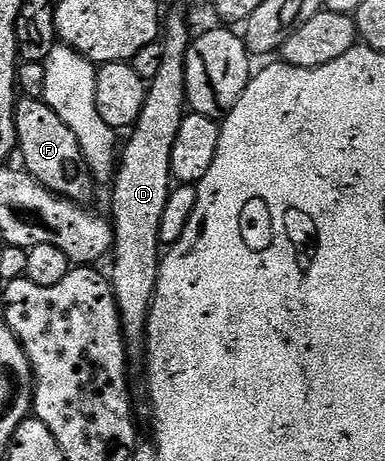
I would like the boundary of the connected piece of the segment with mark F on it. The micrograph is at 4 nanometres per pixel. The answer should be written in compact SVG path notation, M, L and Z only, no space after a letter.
M24 97L17 102L16 141L18 155L24 158L23 170L31 173L39 183L46 185L46 189L63 199L81 205L91 204L94 180L82 157L78 137L70 133L66 121L62 121L62 117L58 117L58 113L54 113L54 109L50 109L43 99Z

